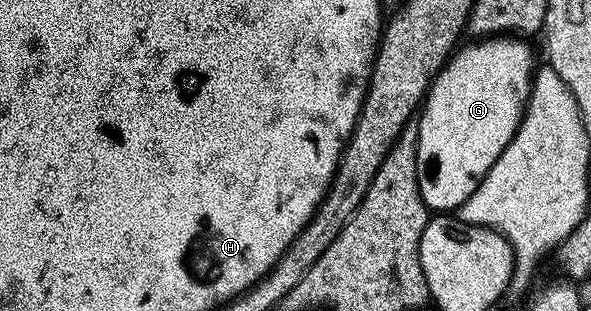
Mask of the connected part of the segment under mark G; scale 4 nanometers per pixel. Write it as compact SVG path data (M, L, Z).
M490 36L485 40L474 40L471 46L463 45L455 49L449 55L448 61L434 81L430 83L430 91L426 94L426 101L421 107L420 113L416 118L418 128L418 183L420 184L420 196L424 200L426 209L431 212L454 212L459 206L464 205L476 192L476 188L481 184L483 176L492 168L492 164L504 152L504 148L514 139L514 134L518 131L518 125L522 122L522 116L526 112L526 104L530 100L530 84L534 80L536 73L536 61L534 54L530 51L529 41L523 40L518 36Z

